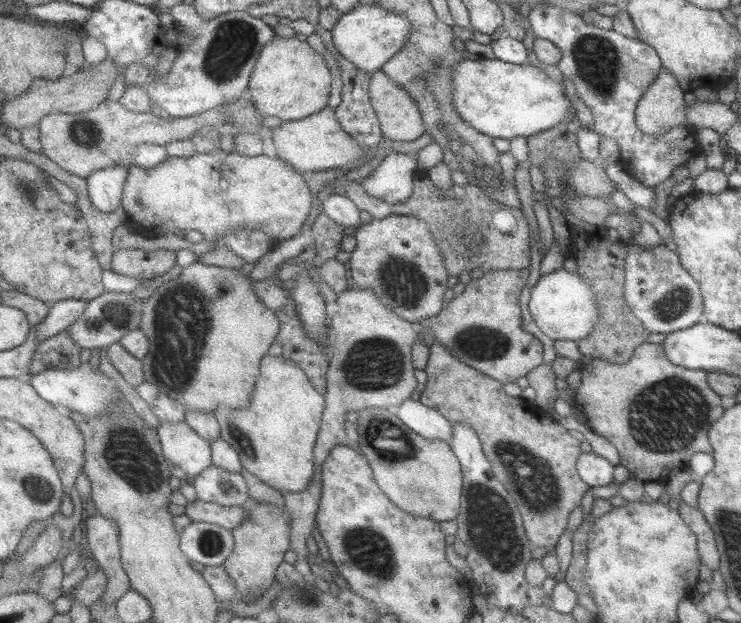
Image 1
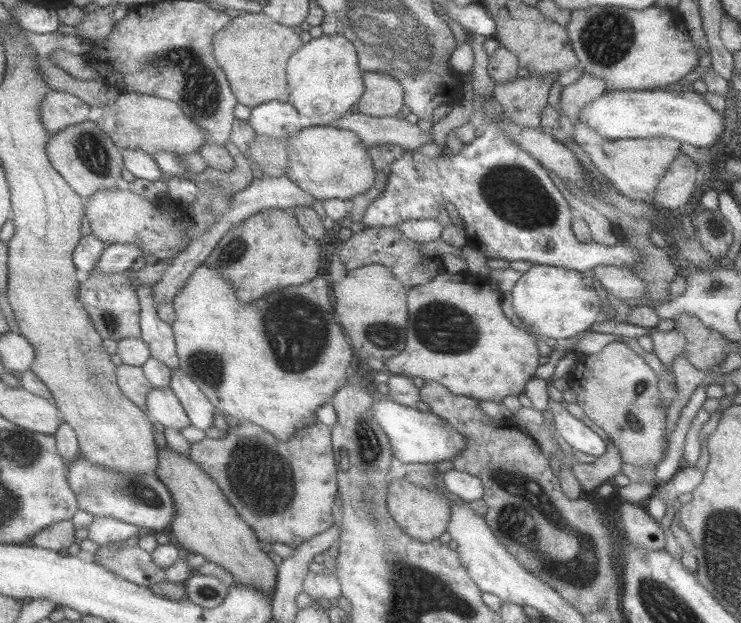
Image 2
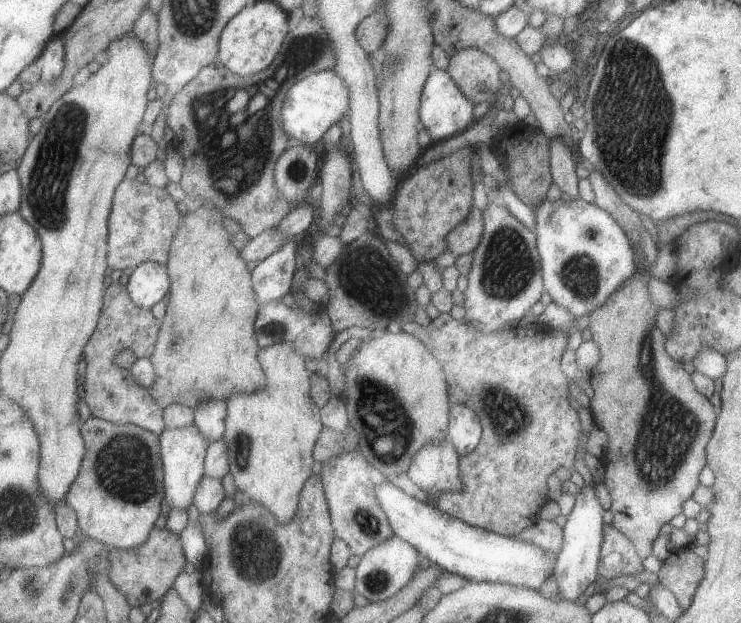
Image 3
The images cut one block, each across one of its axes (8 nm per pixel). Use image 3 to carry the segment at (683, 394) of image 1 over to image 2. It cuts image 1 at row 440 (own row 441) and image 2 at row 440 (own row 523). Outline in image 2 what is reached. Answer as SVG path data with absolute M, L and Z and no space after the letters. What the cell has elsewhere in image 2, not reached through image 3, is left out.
M621 341L607 343L598 353L591 355L576 354L575 369L567 374L569 388L576 394L576 403L580 406L591 426L599 426L619 450L623 463L633 464L635 468L655 466L663 460L665 443L665 407L661 406L661 397L657 391L658 375L628 345Z

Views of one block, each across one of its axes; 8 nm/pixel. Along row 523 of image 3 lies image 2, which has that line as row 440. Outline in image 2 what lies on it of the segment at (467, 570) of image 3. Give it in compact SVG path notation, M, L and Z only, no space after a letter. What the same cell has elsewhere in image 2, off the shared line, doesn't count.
M385 396L376 398L371 408L374 409L374 418L382 426L383 432L391 436L391 448L395 448L395 458L403 464L421 463L429 466L439 460L451 460L457 451L463 451L467 443L451 424L430 411L422 412L416 407L403 406Z

